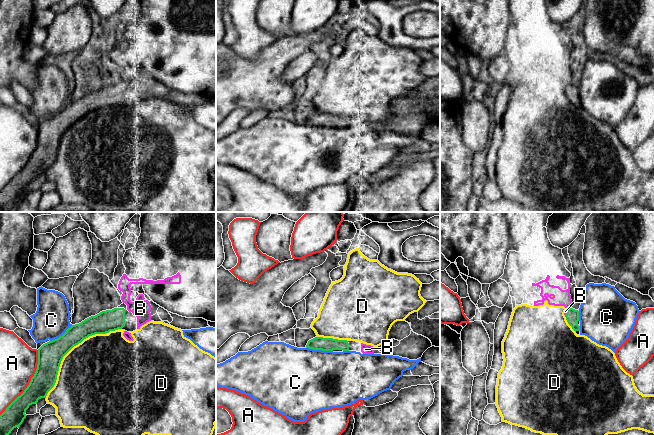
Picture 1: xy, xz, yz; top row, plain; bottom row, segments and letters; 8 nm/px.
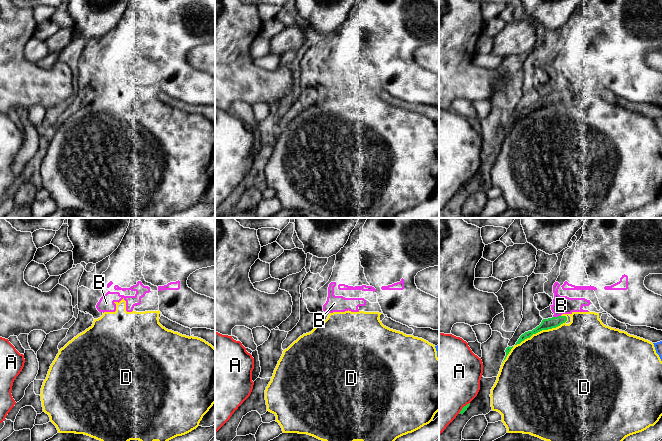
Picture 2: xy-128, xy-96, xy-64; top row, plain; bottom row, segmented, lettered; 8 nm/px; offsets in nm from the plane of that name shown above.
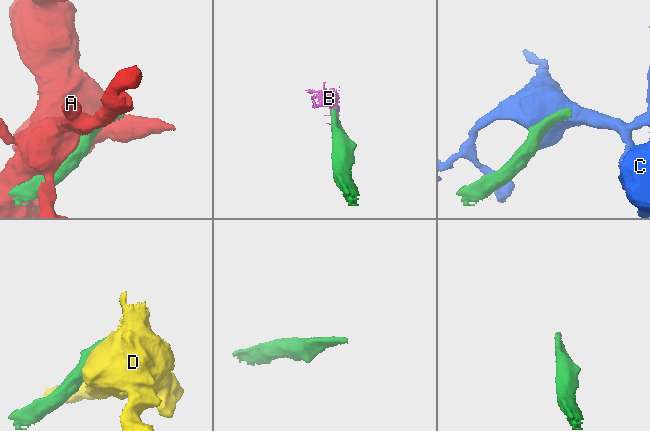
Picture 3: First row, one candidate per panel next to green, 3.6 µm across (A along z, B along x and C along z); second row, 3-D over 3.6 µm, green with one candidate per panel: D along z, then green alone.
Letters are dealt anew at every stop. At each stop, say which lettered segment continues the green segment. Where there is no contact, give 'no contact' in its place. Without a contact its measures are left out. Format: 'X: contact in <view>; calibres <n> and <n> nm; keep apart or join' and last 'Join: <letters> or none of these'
A: contact in xy; calibres 190 and 300 nm; keep apart
B: contact in yz; calibres 110 and 20 nm; join
C: contact in xz; calibres 110 and 480 nm; keep apart
D: contact in xy; calibres 200 and 480 nm; keep apart
Join: B

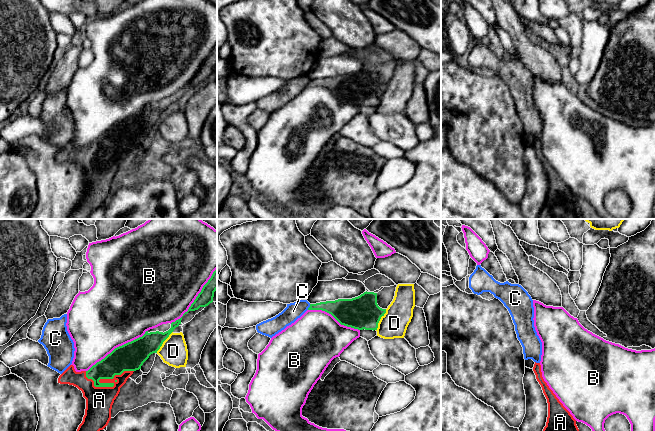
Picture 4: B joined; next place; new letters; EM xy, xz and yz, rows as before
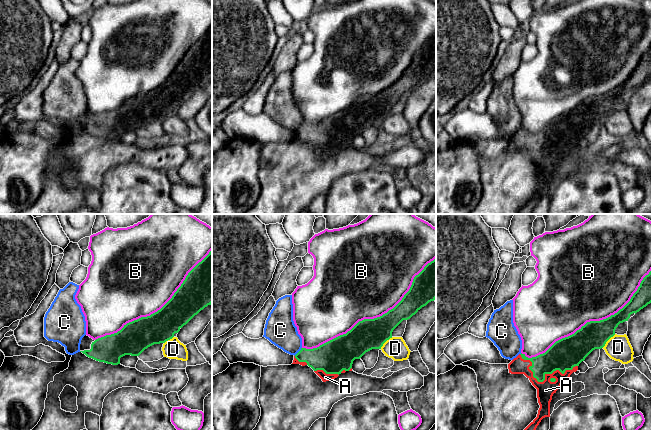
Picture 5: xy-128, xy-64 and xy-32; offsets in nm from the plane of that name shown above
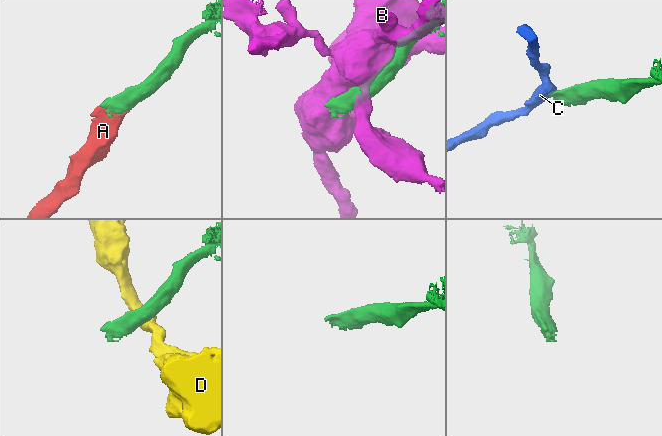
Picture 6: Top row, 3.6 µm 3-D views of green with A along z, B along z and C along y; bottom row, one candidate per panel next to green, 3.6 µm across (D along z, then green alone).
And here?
A: contact in xy; calibres 200 and 220 nm; join
B: contact in xy; calibres 220 and 500 nm; keep apart
C: contact in xz; calibres 170 and 140 nm; keep apart
D: contact in xz; calibres 260 and 220 nm; keep apart
Join: A

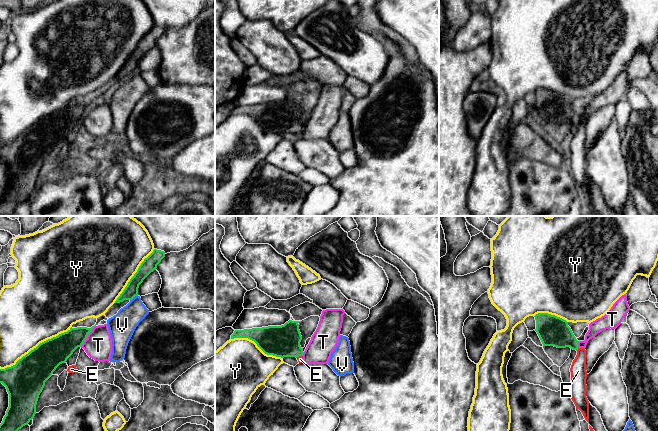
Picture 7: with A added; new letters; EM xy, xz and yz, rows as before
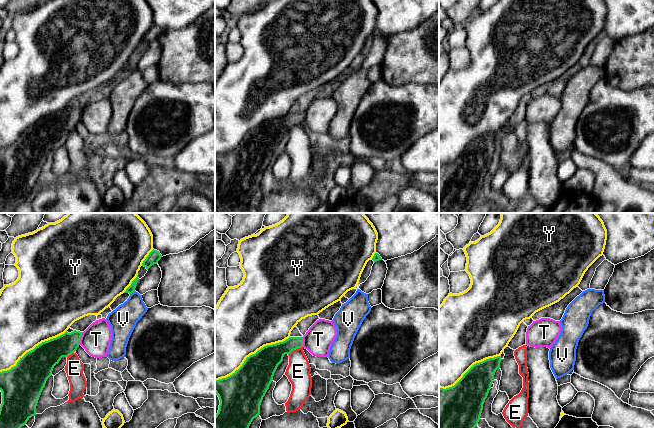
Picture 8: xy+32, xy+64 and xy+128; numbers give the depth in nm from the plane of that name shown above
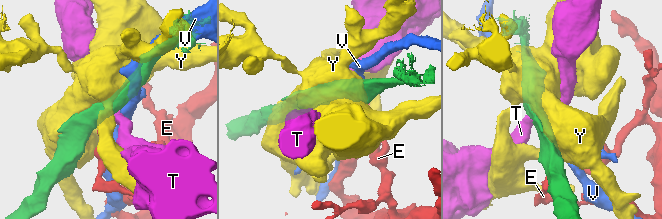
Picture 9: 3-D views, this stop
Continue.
E: contact in xz; calibres 260 and 50 nm; keep apart
T: contact in xy; calibres 200 and 220 nm; keep apart
V: contact in xy; calibres 110 and 200 nm; keep apart
Y: contact in xy; calibres 280 and 460 nm; keep apart
Join: none of these

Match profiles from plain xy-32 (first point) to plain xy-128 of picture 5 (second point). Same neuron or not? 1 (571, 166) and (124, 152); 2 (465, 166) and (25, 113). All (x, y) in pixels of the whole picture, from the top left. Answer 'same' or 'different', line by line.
1: same
2: same

